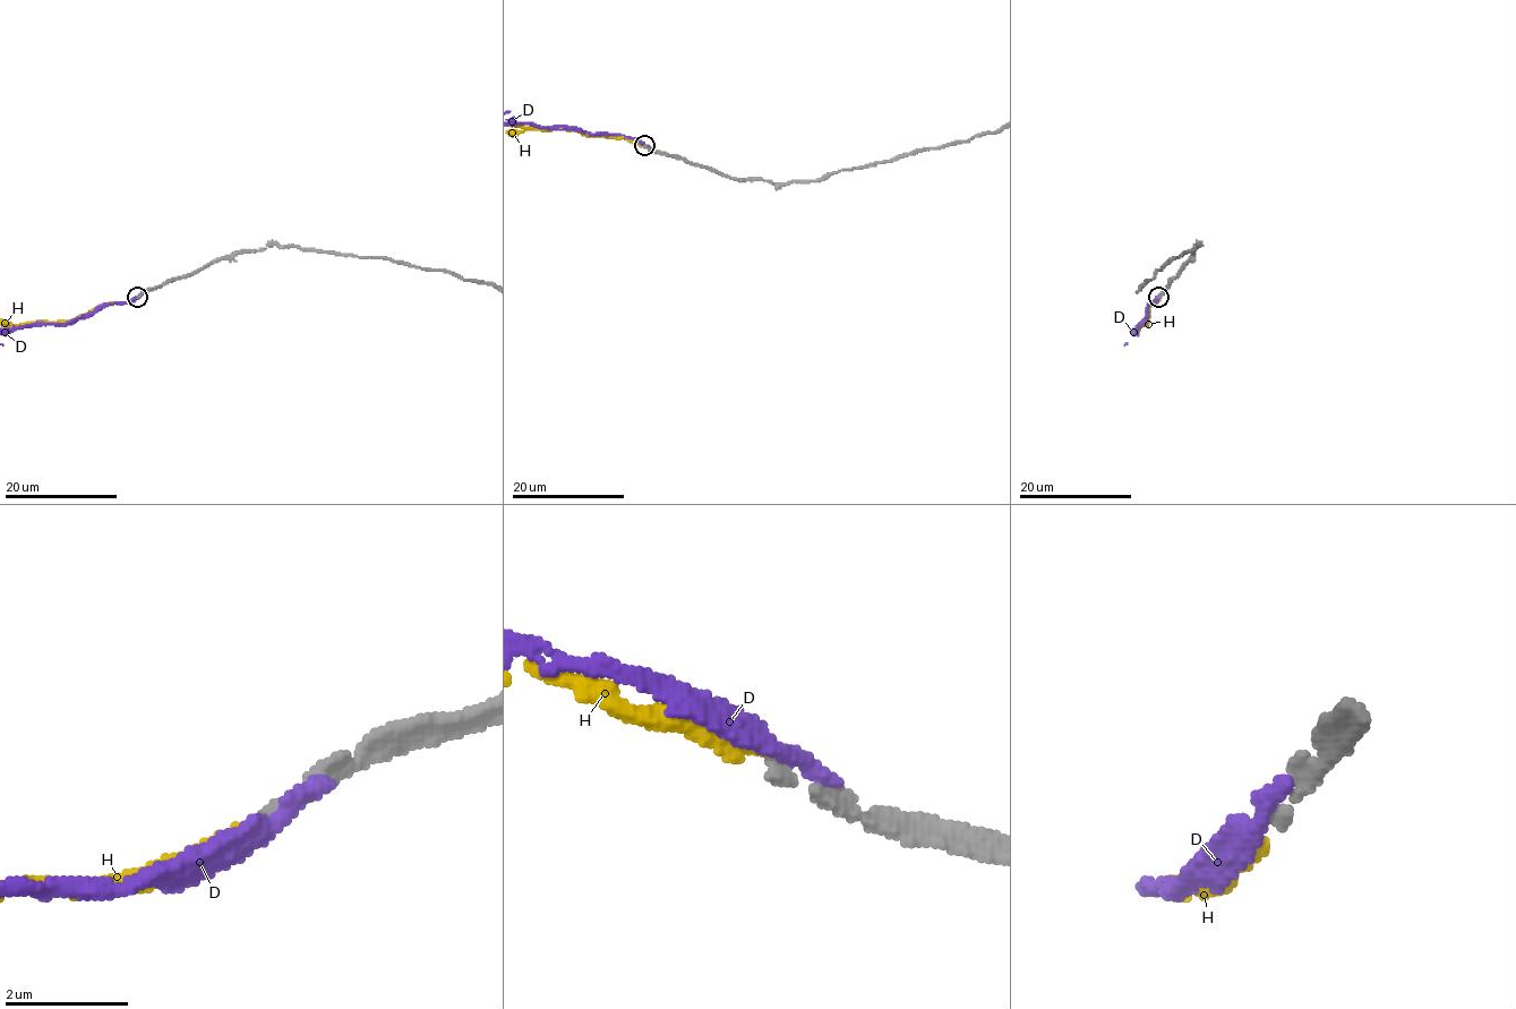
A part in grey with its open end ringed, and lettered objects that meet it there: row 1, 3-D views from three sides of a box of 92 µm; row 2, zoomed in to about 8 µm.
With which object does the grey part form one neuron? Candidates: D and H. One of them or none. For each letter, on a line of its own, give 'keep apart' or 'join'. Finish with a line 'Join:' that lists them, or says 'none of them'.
D: keep apart
H: join
Join: H

